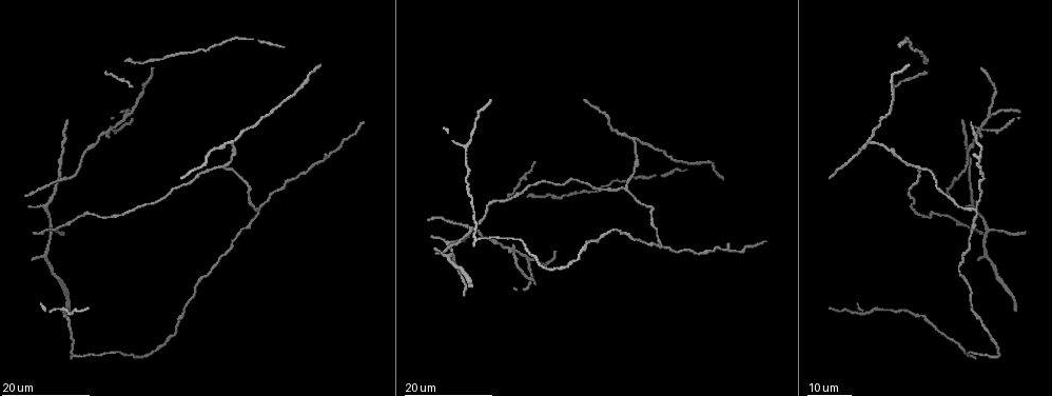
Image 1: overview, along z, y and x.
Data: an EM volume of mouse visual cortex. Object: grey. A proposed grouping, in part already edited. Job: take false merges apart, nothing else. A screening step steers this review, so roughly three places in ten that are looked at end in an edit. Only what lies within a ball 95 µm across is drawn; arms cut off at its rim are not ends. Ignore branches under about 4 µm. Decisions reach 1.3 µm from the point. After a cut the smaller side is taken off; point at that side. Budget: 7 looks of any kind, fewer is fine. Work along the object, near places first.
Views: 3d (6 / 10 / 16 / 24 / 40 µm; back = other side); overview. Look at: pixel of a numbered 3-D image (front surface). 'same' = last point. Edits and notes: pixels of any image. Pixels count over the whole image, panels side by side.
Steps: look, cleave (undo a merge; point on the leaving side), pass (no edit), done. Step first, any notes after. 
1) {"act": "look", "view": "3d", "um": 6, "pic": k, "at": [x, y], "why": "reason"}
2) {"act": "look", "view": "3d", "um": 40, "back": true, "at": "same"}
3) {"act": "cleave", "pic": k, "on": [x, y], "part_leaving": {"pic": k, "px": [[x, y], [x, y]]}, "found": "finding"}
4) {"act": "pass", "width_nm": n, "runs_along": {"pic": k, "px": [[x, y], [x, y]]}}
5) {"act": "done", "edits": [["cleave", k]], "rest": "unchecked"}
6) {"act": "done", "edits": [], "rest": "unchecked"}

{"act": "look", "view": "3d", "um": 24, "pic": 1, "at": [528, 259], "why": "side arm on a straight run"}

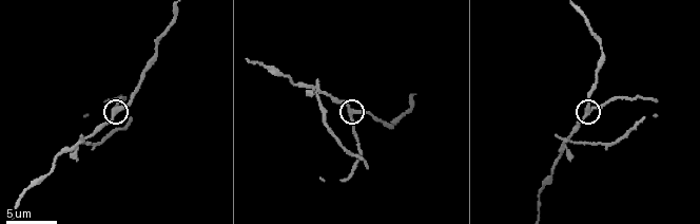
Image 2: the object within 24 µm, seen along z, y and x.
{"act": "look", "view": "3d", "um": 10, "pic": 2, "at": [354, 110]}

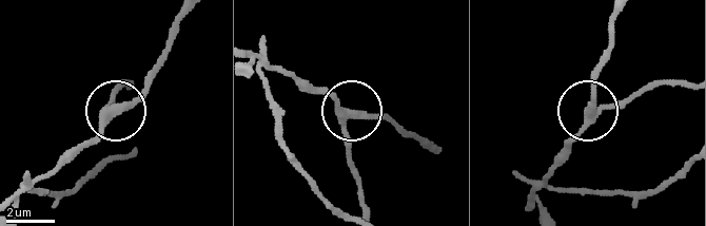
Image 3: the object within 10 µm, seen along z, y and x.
{"act": "pass", "width_nm": 320, "runs_along": {"pic": 3, "px": [[529, 207], [588, 118], [642, 94]]}, "found": "continuous, no second neuron"}

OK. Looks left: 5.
{"act": "look", "view": "3d", "um": 10, "pic": 2, "at": [572, 141], "why": "looks like a crossing"}

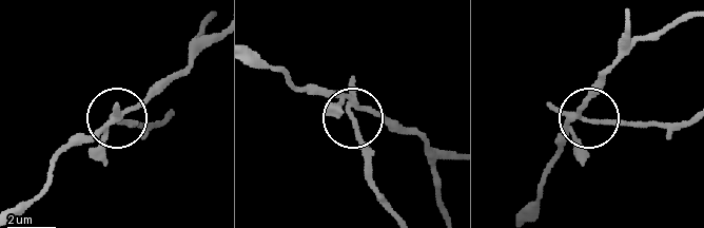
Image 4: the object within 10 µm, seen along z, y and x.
{"act": "cleave", "pic": 4, "on": [98, 148], "width_nm": 210, "part_leaving": {"pic": 4, "px": [[571, 116], [684, 122]]}, "found": "two neurons meet here"}

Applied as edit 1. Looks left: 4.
{"act": "look", "view": "overview"}

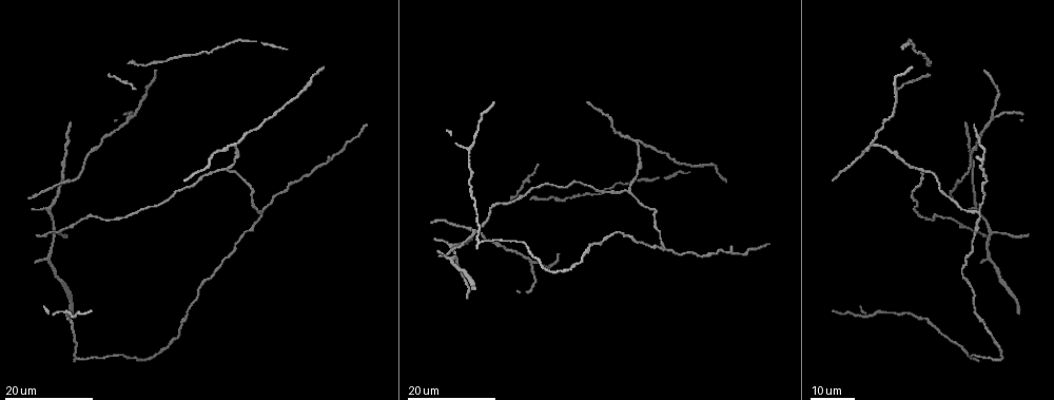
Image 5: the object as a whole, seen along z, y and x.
{"act": "look", "view": "3d", "um": 16, "pic": 5, "at": [67, 311], "why": "branch point"}

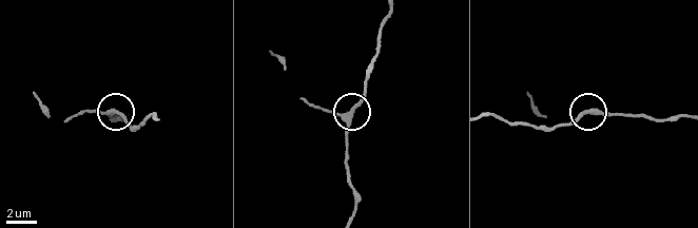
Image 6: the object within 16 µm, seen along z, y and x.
{"act": "look", "view": "3d", "um": 6, "pic": 6, "at": [348, 116]}

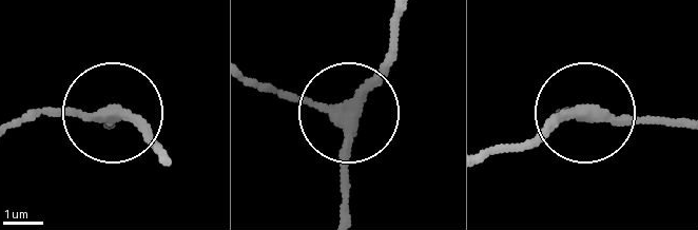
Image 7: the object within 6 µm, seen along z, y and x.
{"act": "pass", "runs_along": {"pic": 7, "px": [[343, 213], [346, 116], [266, 85]]}, "found": "one neuron here"}

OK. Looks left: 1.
{"act": "done", "edits": [["cleave", 4]], "rest": "unchecked"}

